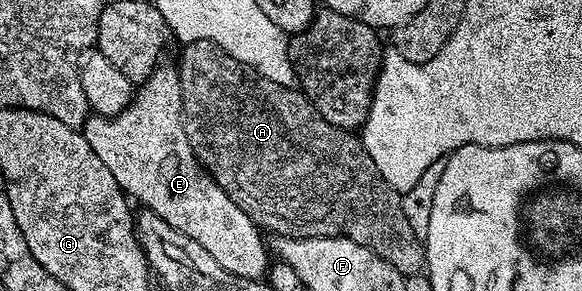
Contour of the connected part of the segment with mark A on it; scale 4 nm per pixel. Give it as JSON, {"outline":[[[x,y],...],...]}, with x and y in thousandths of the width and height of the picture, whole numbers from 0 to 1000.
{"outline":[[[328,141],[316,151],[309,168],[313,175],[308,254],[311,316],[314,320],[314,388],[318,392],[321,471],[328,485],[332,522],[337,526],[338,546],[354,591],[364,601],[366,619],[387,653],[390,677],[397,677],[397,691],[404,691],[404,704],[411,718],[418,718],[418,732],[424,732],[424,746],[431,746],[431,759],[442,770],[450,797],[469,794],[471,811],[491,808],[502,821],[582,814],[586,808],[593,821],[634,849],[646,876],[658,883],[658,897],[679,911],[679,924],[686,924],[689,945],[713,945],[730,918],[730,838],[713,801],[713,787],[706,787],[699,746],[692,746],[691,660],[679,653],[672,636],[665,636],[665,622],[655,605],[651,581],[644,581],[644,553],[637,553],[631,512],[617,488],[615,467],[605,447],[569,430],[540,375],[531,337],[519,326],[515,309],[473,292],[473,278],[466,278],[447,258],[438,237],[418,223],[409,203],[397,196],[397,182],[376,168],[376,155],[369,155],[369,141]]]}

